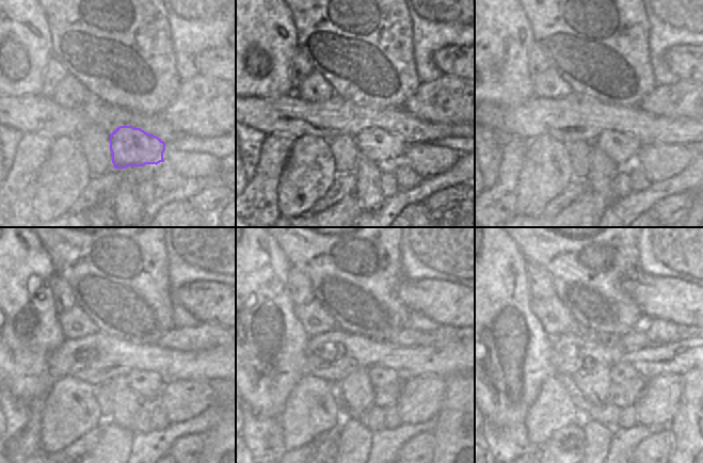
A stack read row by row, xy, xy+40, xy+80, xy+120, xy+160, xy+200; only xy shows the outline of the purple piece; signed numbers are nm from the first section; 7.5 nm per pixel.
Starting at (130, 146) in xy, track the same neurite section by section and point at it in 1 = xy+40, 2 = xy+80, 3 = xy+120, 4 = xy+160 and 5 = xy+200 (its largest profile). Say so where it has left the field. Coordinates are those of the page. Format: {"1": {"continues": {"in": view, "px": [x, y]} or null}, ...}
{"1": {"continues": {"in": "xy+40", "px": [383, 148]}}, "2": {"continues": {"in": "xy+80", "px": [622, 148]}}, "3": {"continues": {"in": "xy+120", "px": [147, 384]}}, "4": {"continues": {"in": "xy+160", "px": [379, 376]}}, "5": {"continues": {"in": "xy+200", "px": [620, 372]}}}

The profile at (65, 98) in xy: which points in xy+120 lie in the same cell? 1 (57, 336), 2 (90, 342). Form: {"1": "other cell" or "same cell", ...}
{"1": "other cell", "2": "other cell"}

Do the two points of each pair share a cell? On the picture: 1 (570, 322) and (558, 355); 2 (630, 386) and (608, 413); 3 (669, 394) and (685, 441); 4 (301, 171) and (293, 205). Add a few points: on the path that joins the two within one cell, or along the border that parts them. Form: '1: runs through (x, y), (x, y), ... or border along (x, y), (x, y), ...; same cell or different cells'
1: border along (571, 331), (552, 337); different cells
2: border along (609, 402), (619, 408); different cells
3: border along (682, 387), (678, 408), (670, 421); different cells
4: runs through (301, 179), (294, 196); same cell

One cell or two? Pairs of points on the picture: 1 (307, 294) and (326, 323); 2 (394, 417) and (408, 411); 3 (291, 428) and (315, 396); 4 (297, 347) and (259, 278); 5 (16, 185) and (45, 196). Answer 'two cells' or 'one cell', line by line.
1: two cells
2: two cells
3: one cell
4: one cell
5: two cells

